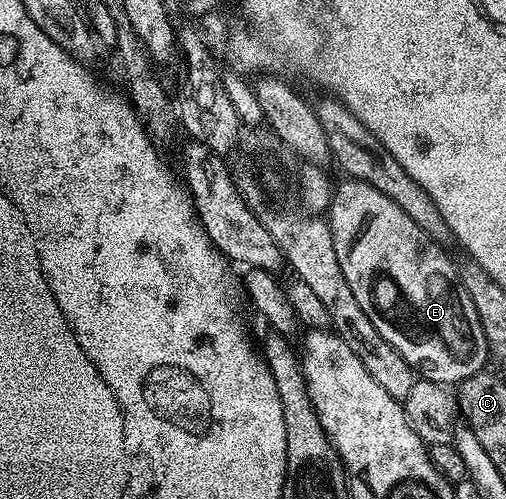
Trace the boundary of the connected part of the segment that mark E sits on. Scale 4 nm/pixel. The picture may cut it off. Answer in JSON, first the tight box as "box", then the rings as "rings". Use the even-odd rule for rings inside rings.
{"box":[326,177,490,384],"rings":[[[345,177],[343,181],[335,183],[326,219],[332,233],[332,252],[338,256],[342,276],[346,276],[350,292],[354,292],[354,300],[358,300],[358,308],[366,312],[370,324],[374,324],[382,340],[390,343],[421,379],[441,384],[459,384],[481,373],[490,357],[488,341],[482,332],[478,312],[474,312],[474,300],[470,300],[470,292],[466,292],[460,282],[457,263],[452,263],[443,250],[445,247],[418,228],[418,224],[414,224],[414,220],[410,220],[410,216],[406,216],[406,212],[402,212],[394,200],[390,200],[390,196],[382,196],[378,188],[357,178]],[[360,274],[372,275],[360,282]],[[376,274],[385,274],[400,289],[404,298],[396,298],[393,302],[388,298],[380,298],[380,278]]]}

